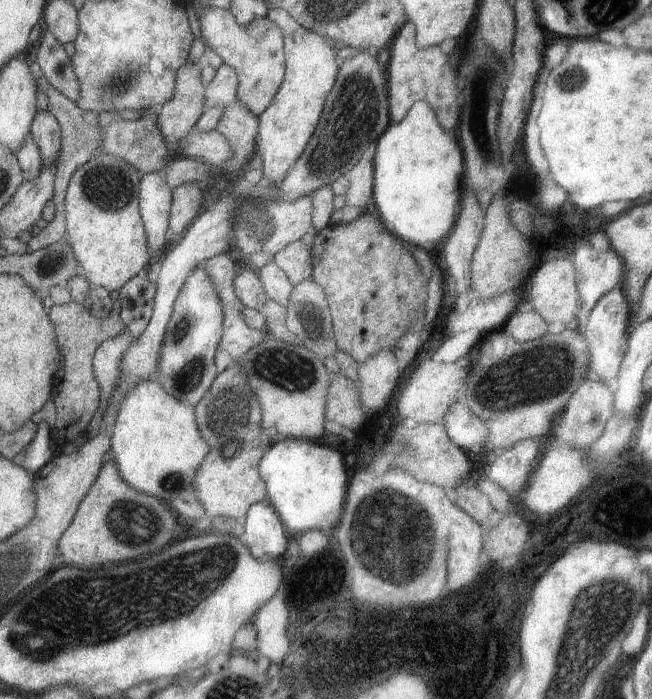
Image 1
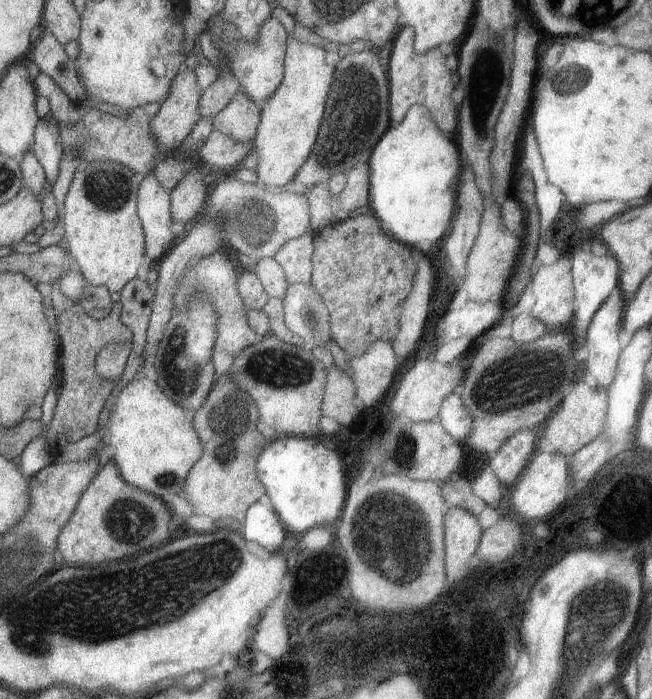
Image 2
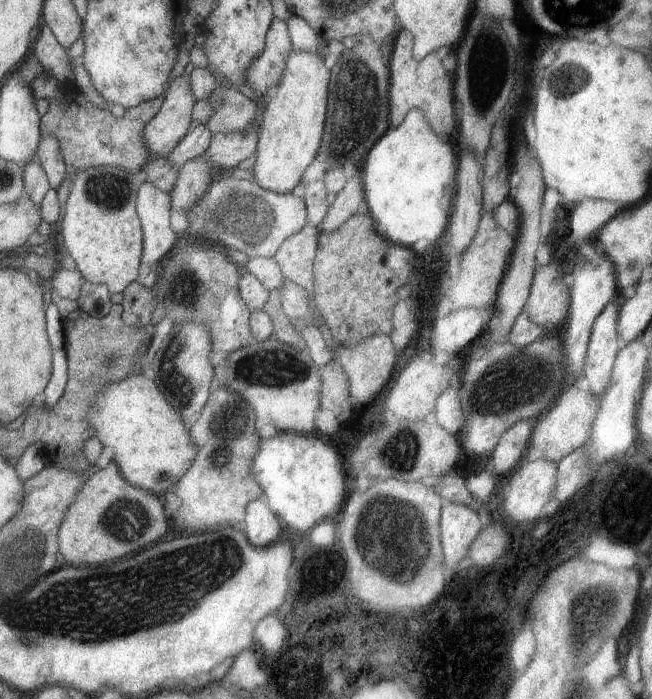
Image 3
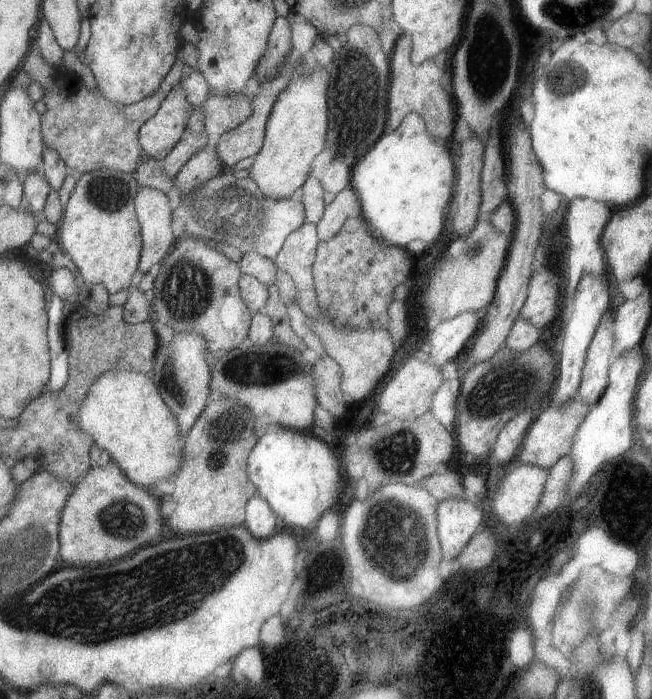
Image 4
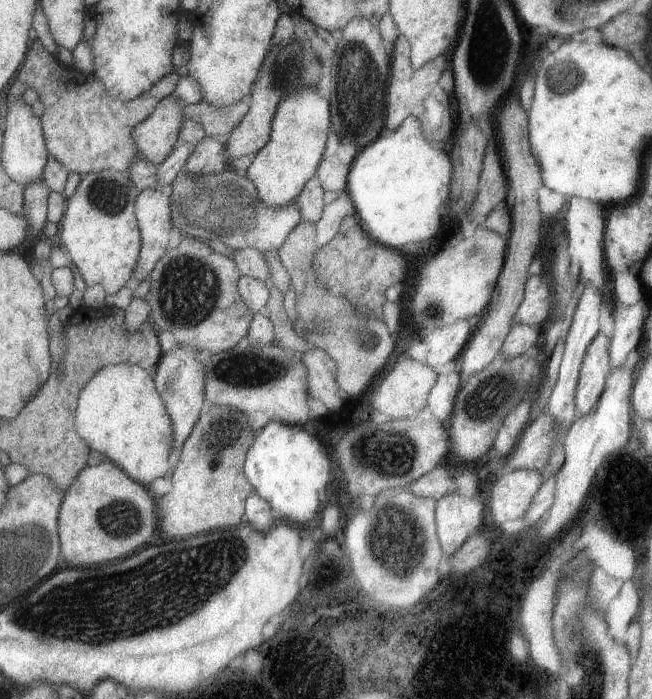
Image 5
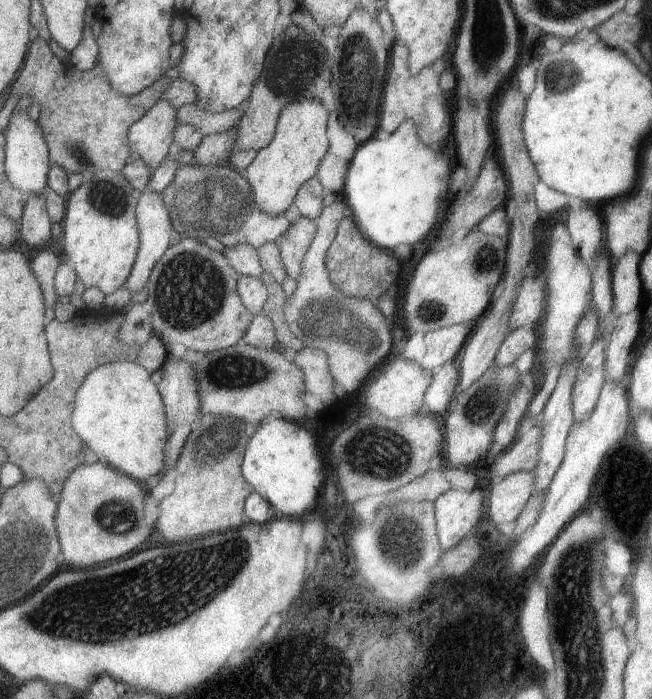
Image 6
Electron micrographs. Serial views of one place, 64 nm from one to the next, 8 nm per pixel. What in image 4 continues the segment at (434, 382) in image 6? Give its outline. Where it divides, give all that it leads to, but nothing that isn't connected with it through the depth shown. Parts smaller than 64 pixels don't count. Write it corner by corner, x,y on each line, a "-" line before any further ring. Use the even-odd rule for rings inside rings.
457,376
443,378
443,382
435,388
435,392
429,400
431,416
449,432
453,432
453,420
457,418
459,390
461,390
461,378
457,378

